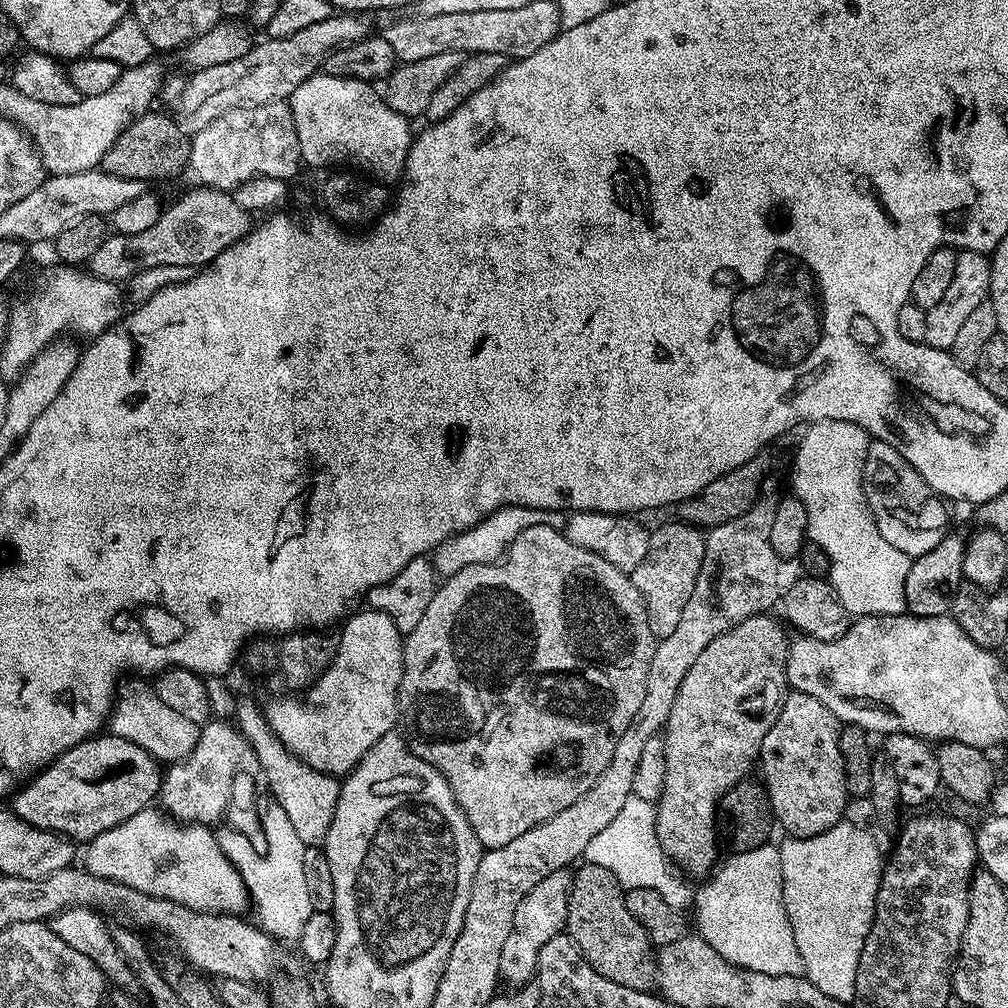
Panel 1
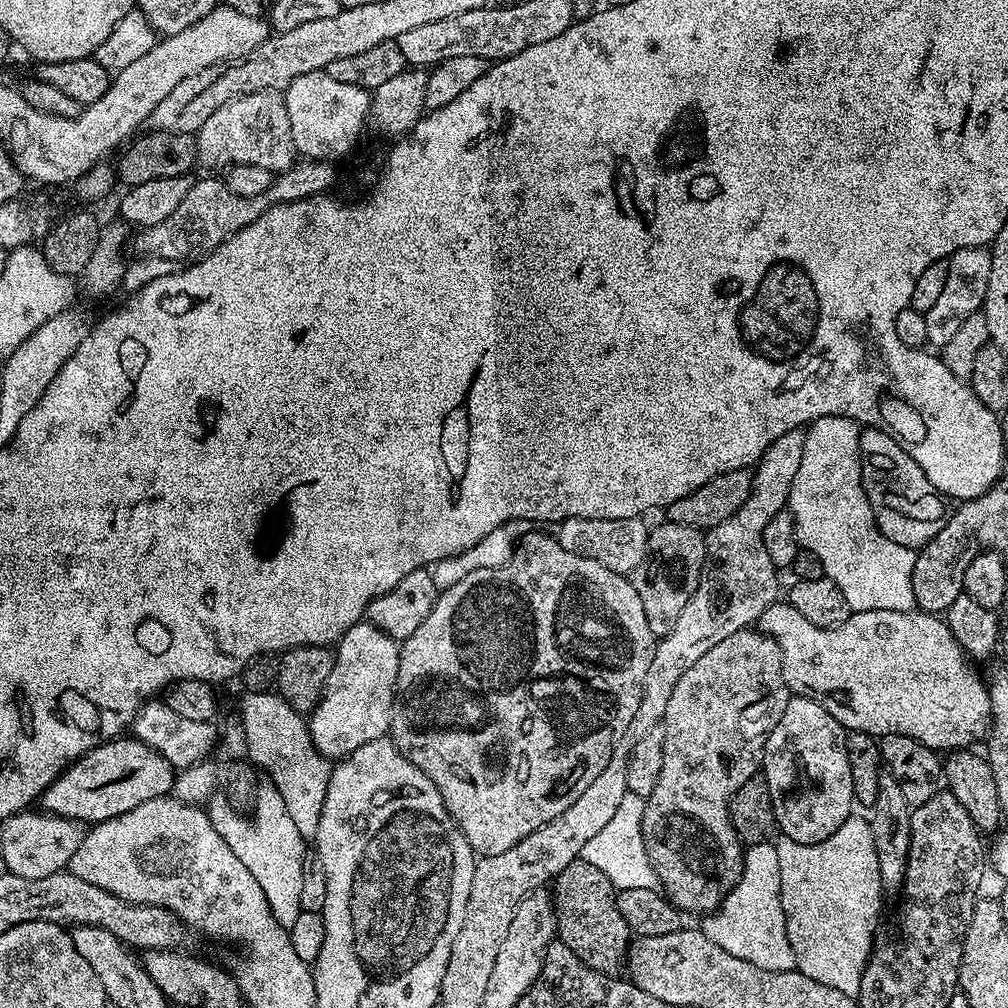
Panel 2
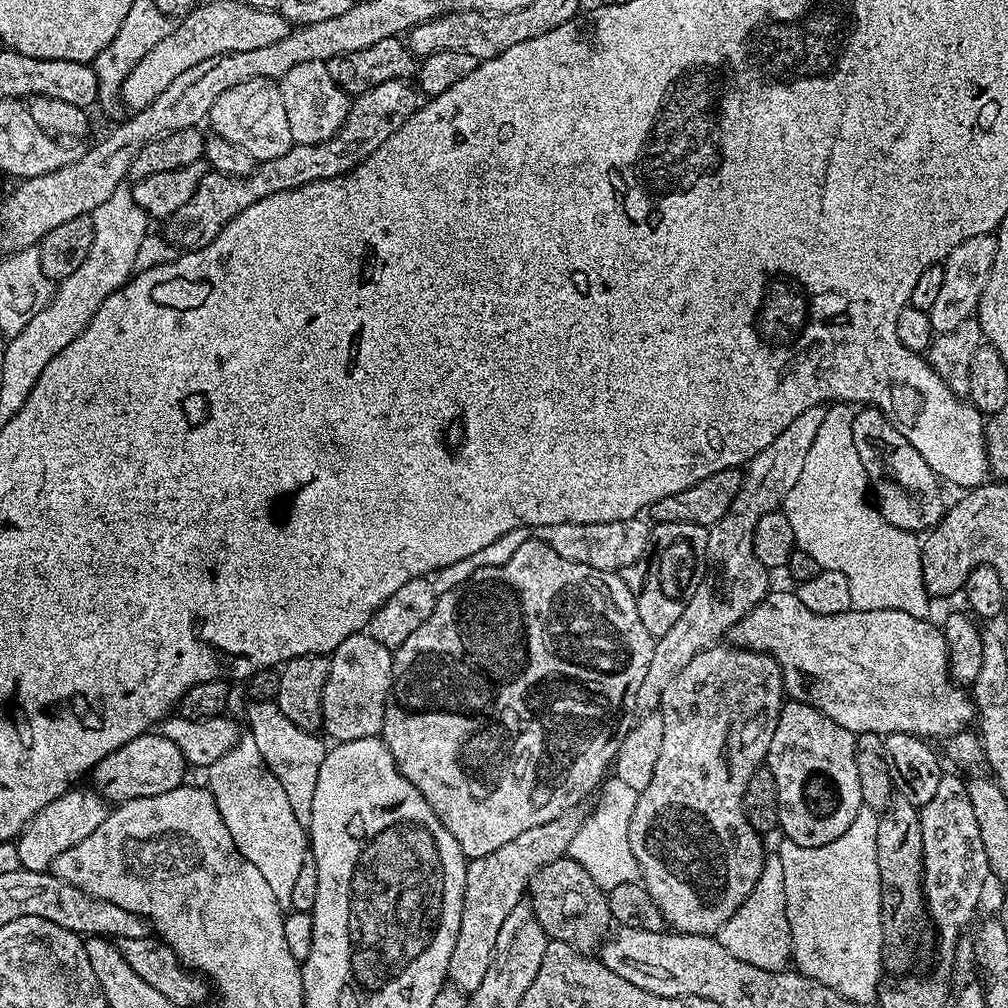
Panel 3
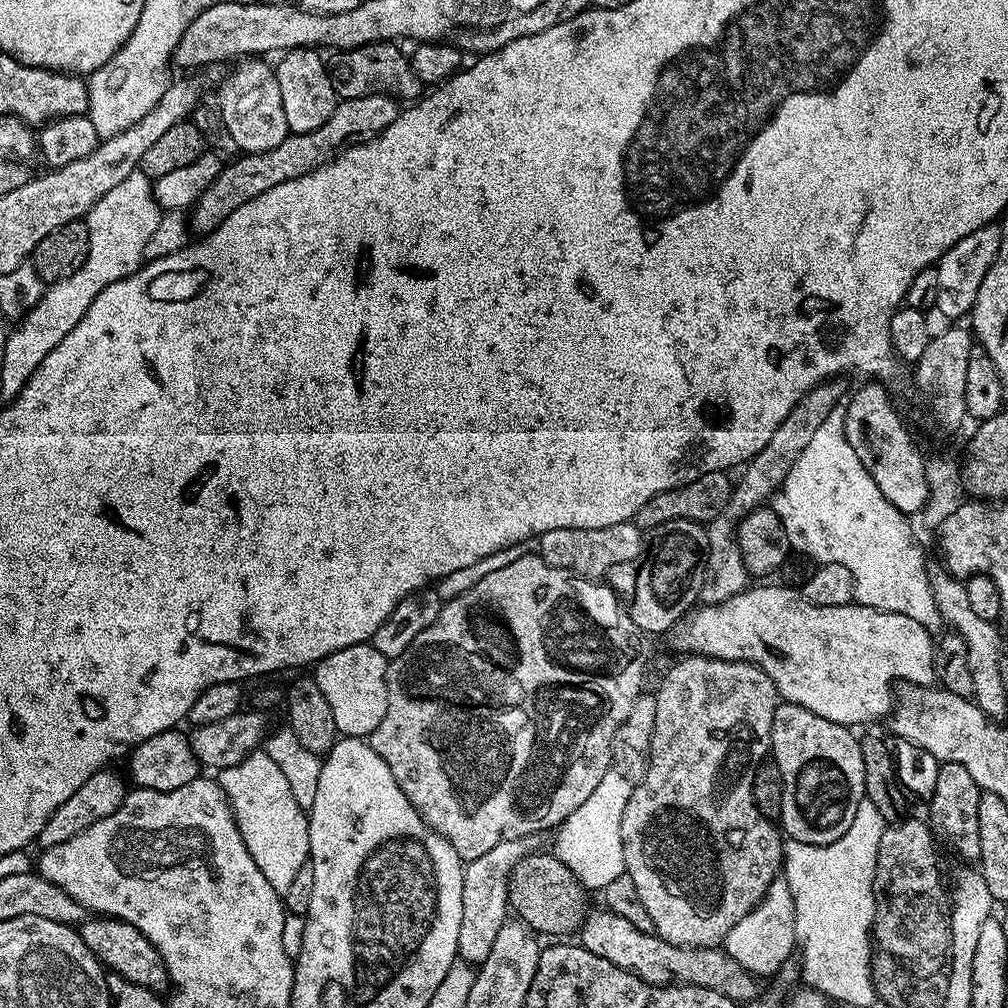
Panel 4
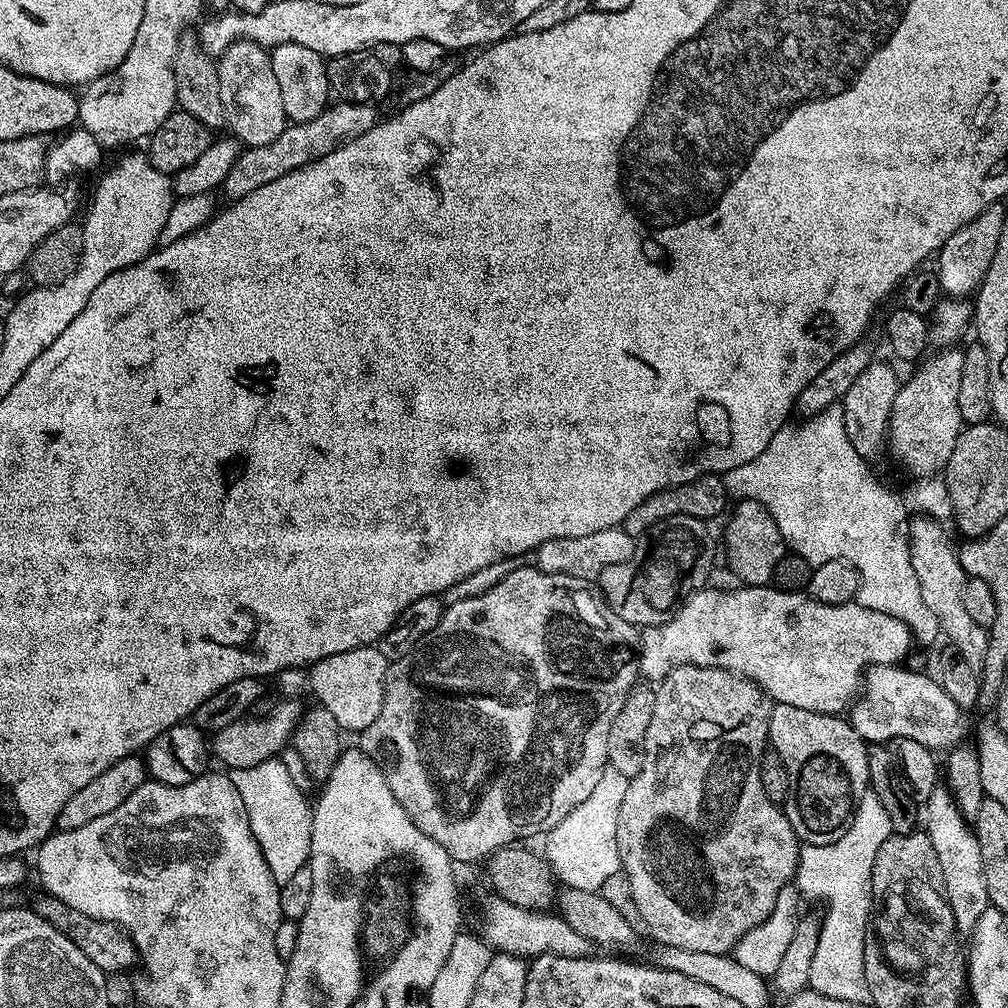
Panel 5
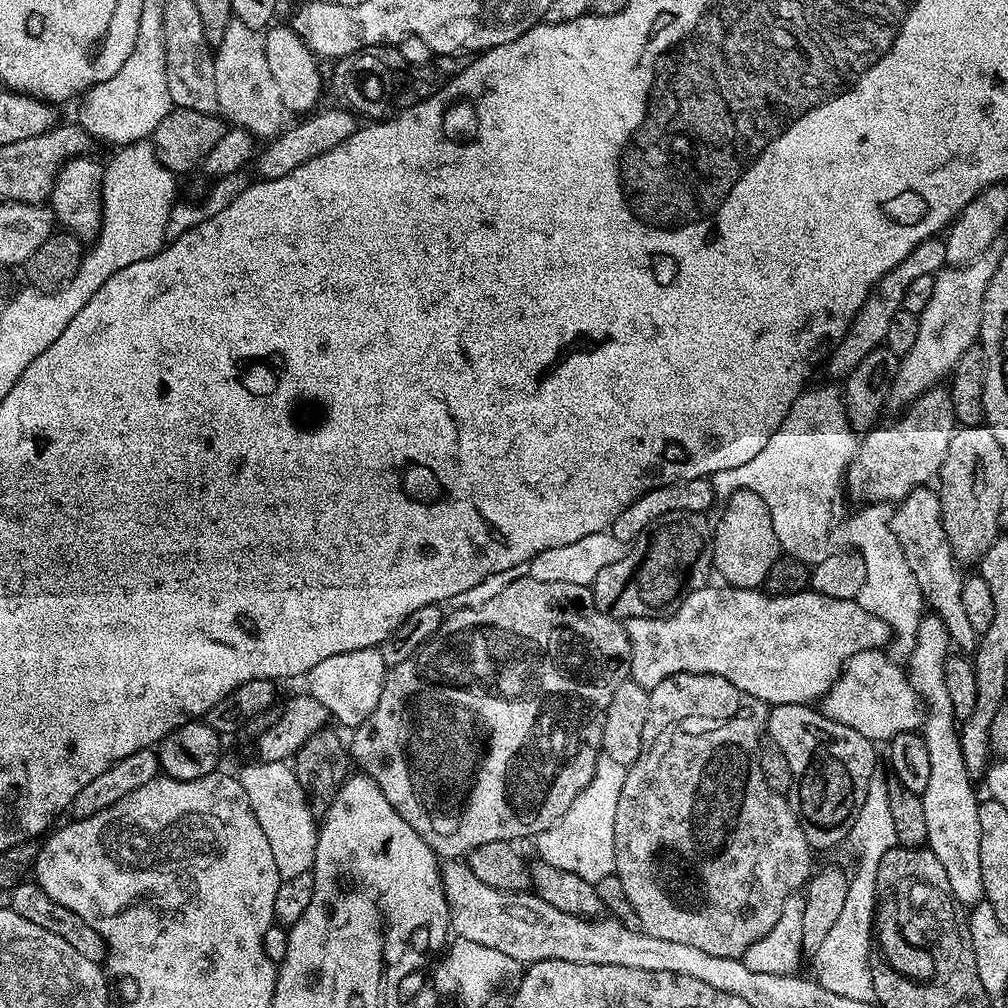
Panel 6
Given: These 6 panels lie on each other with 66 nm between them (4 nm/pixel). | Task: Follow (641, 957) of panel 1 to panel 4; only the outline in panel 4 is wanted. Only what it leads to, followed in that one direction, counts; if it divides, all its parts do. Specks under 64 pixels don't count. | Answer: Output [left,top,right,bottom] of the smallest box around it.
[508,851,590,938]

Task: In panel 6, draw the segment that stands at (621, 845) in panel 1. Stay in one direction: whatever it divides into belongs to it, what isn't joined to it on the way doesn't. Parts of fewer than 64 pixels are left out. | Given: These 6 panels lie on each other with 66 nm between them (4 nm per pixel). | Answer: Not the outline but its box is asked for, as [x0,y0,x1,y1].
[534,755,627,883]

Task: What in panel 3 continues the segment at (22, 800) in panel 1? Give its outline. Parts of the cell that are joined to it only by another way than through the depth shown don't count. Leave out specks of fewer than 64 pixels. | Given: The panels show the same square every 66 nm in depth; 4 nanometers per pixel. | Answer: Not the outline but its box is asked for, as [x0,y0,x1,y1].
[90,730,190,802]

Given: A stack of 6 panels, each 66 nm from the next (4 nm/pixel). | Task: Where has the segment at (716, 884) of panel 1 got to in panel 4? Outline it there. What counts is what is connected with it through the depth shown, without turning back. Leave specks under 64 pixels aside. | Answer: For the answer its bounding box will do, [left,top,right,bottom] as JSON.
[722,878,796,978]

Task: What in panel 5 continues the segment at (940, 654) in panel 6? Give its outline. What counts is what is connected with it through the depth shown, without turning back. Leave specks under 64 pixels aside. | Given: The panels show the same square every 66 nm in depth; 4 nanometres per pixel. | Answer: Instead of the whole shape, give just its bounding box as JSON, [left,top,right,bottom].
[926,786,990,934]

